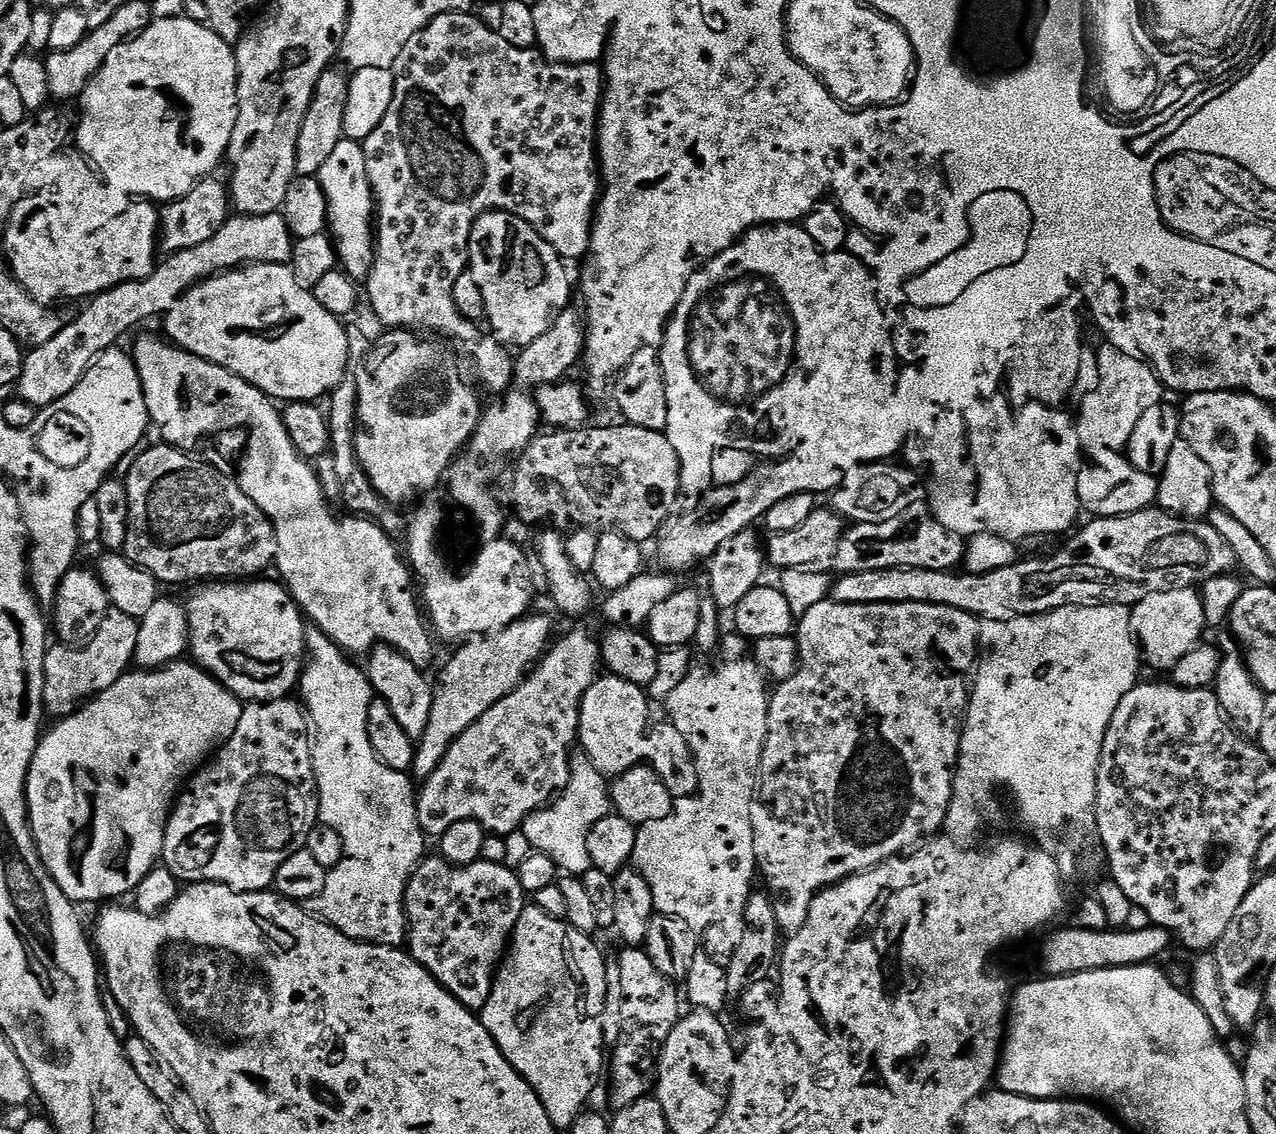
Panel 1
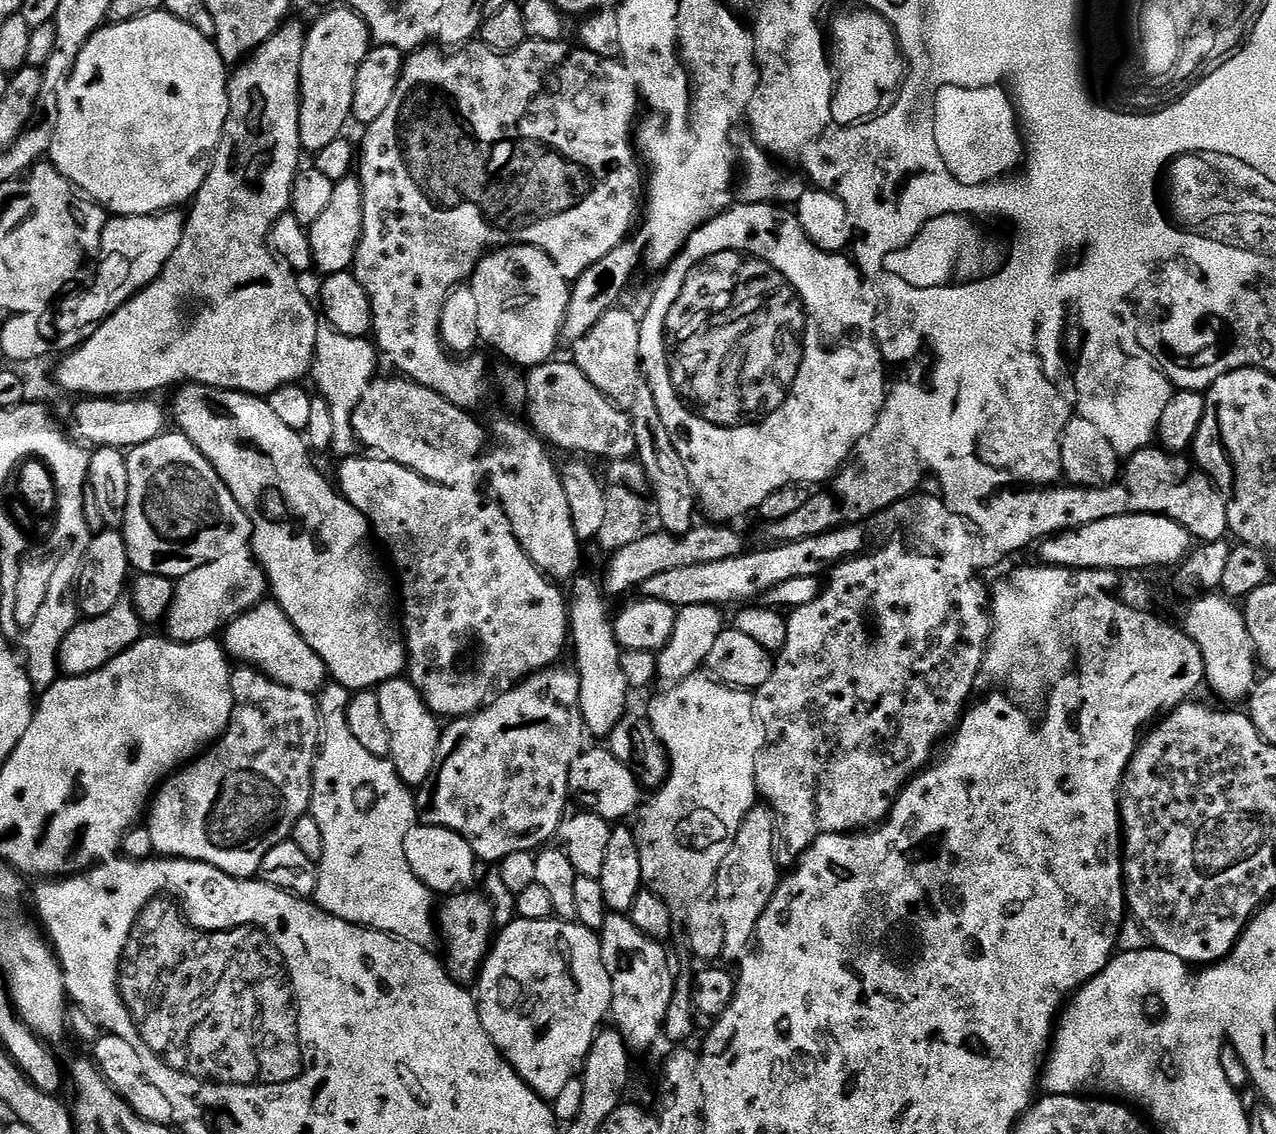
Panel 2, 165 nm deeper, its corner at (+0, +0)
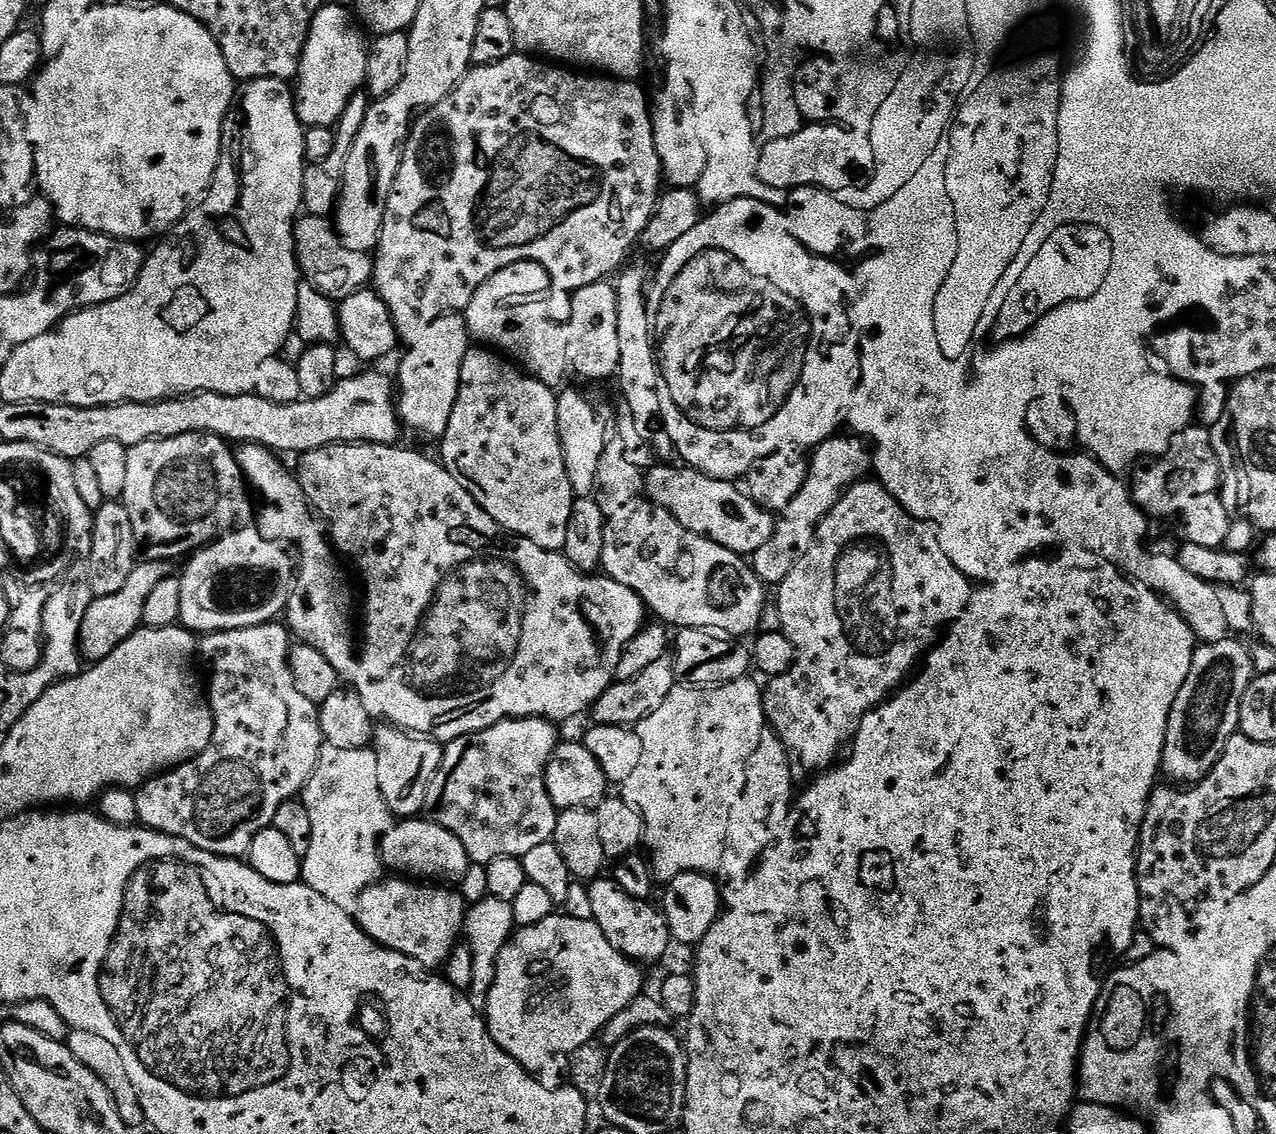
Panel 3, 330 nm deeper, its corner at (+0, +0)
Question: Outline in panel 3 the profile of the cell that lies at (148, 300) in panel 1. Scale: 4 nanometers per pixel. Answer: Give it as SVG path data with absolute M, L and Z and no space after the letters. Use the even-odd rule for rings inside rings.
M301 215L296 221L294 242L296 260L300 263L303 279L332 297L333 301L342 301L358 289L369 287L373 283L373 257L367 252L350 250L350 246L346 246L336 233L336 225L329 217Z

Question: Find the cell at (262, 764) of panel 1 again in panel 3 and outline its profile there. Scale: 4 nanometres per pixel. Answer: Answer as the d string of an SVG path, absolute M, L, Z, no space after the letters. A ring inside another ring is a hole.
M269 622L258 626L250 626L249 628L239 628L238 630L209 632L199 641L199 655L202 657L203 663L204 660L208 663L206 695L208 703L212 706L212 717L216 722L212 741L210 746L206 746L206 750L202 750L202 754L198 754L193 760L188 760L174 769L159 776L154 776L145 784L140 785L136 792L136 801L138 802L138 821L143 827L152 828L156 832L165 832L166 835L174 838L182 838L186 842L193 844L195 848L212 852L216 856L240 858L250 850L250 842L254 842L257 834L272 827L280 807L288 800L297 799L303 793L304 788L308 785L308 779L312 777L314 770L318 766L320 751L326 747L326 741L320 725L319 707L313 700L306 698L306 694L302 694L302 690L298 690L298 686L294 682L294 674L290 670L290 662L288 661L288 653L290 651L288 636L290 637L289 629L283 623Z

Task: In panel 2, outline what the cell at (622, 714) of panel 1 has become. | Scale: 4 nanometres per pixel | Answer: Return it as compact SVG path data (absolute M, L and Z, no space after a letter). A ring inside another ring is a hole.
M583 574L577 575L575 579L571 581L570 587L572 587L572 596L570 592L570 640L574 645L576 644L576 664L575 667L578 669L580 673L580 713L582 714L582 718L584 719L584 727L587 729L589 733L592 732L596 736L604 736L604 738L611 737L612 731L622 723L625 719L624 716L624 707L628 704L628 695L630 695L630 689L628 683L626 682L626 674L622 670L622 662L620 661L620 657L622 655L622 649L619 644L616 642L616 633L614 631L613 621L610 619L610 612L608 616L608 604L609 601L606 599L606 593L602 587L601 581L599 579L596 580L592 576L583 576Z

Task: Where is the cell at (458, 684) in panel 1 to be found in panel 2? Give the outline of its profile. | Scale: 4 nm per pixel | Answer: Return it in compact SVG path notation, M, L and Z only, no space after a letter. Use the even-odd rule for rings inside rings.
M716 522L697 523L688 533L681 536L656 530L640 535L628 546L611 553L608 569L602 575L602 587L609 597L624 596L631 588L639 589L646 578L662 574L665 570L678 570L681 566L702 566L706 562L722 562L726 558L740 556L746 551L744 540L735 532L735 527L721 526Z

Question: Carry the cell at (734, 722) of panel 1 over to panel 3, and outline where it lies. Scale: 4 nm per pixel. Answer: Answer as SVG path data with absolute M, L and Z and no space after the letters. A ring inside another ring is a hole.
M752 678L735 680L733 684L719 686L677 686L670 694L670 698L666 698L666 702L662 702L662 706L658 706L658 710L654 710L654 714L650 714L650 718L646 718L638 726L638 744L639 747L644 747L644 753L640 756L640 764L638 760L638 763L633 767L632 775L623 781L624 792L622 792L622 799L638 808L644 816L644 844L646 848L649 848L647 851L650 853L652 874L657 881L667 882L673 880L683 872L715 873L715 868L723 862L724 856L726 857L728 852L730 814L740 801L740 796L744 793L746 778L748 777L748 763L758 750L760 740L765 735L764 693L761 685L756 685Z

